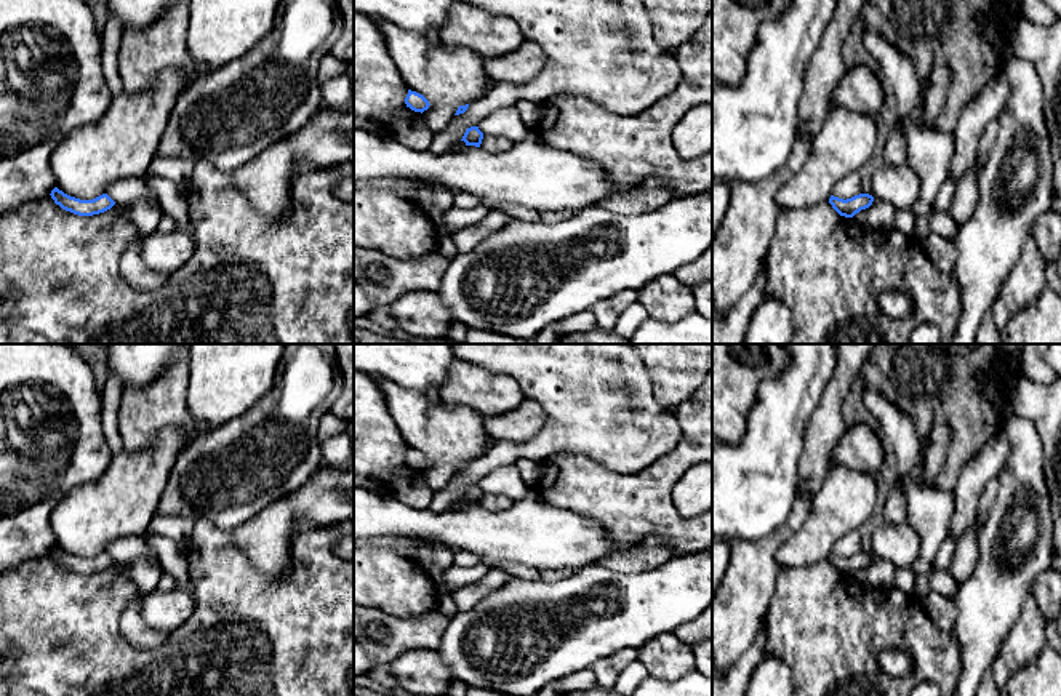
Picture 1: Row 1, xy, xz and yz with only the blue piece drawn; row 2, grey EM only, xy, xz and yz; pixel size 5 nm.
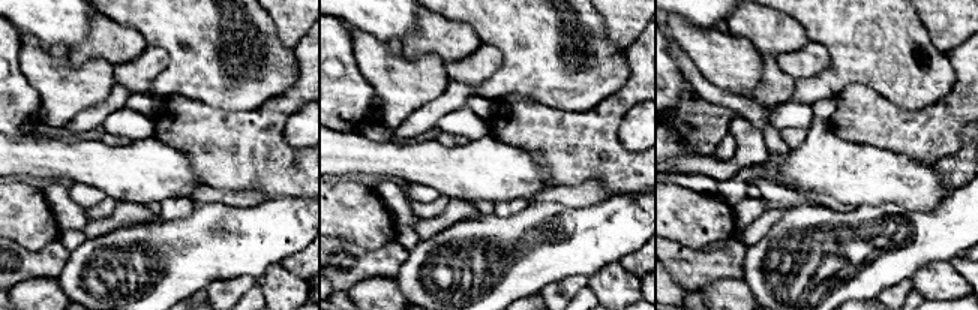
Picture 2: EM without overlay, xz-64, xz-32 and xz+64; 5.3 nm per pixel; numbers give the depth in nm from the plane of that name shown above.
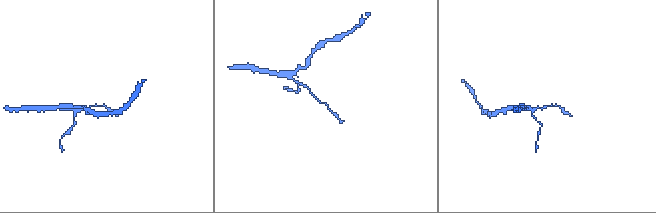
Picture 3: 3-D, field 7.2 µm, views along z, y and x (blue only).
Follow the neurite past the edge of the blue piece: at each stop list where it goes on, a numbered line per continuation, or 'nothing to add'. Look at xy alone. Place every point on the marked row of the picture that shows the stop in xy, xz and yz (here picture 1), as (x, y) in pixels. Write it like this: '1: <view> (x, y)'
nothing to add

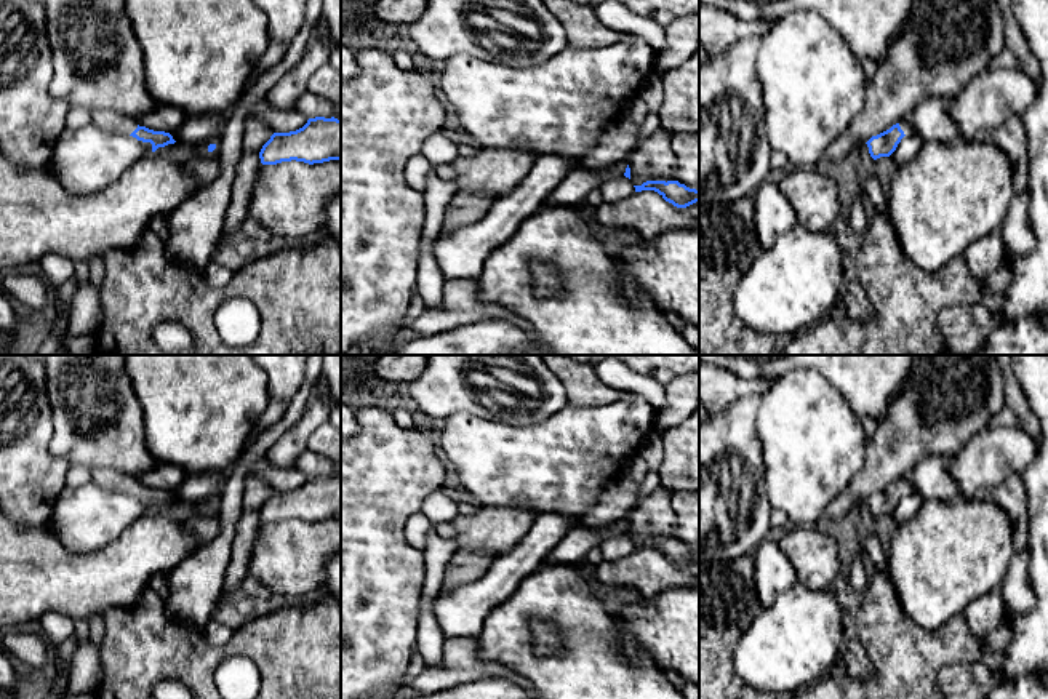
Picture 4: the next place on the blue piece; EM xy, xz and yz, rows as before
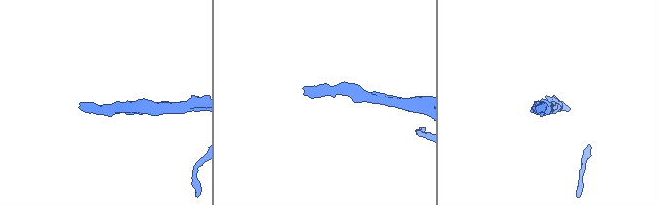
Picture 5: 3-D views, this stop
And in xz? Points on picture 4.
nothing to add

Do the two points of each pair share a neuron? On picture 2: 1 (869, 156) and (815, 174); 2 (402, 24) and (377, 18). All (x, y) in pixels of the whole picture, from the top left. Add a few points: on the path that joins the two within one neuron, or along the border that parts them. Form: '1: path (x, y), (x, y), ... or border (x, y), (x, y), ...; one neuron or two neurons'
1: path (855, 169), (828, 169); one neuron
2: path (396, 18), (383, 18); one neuron

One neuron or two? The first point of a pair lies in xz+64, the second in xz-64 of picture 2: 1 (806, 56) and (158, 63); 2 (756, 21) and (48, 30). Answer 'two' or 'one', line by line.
1: one
2: two

